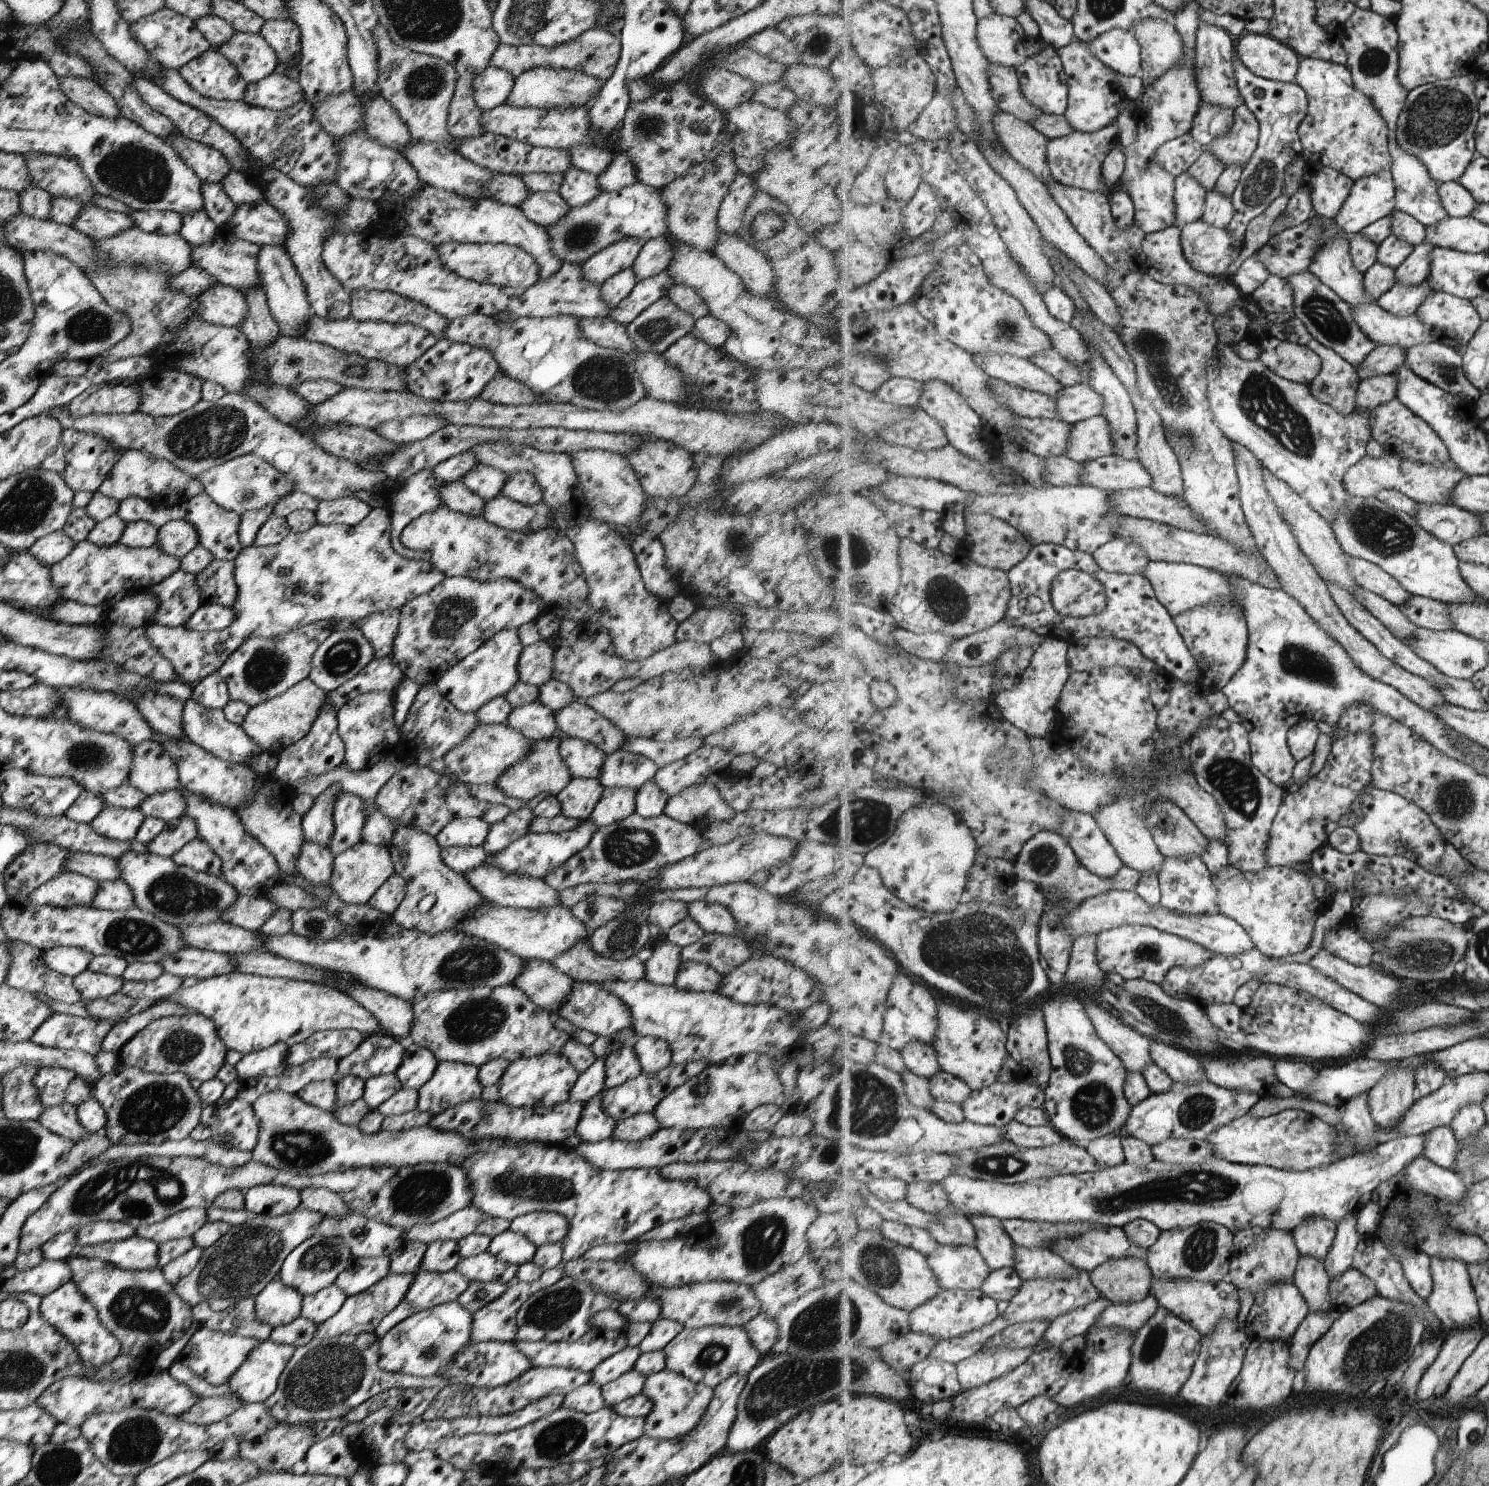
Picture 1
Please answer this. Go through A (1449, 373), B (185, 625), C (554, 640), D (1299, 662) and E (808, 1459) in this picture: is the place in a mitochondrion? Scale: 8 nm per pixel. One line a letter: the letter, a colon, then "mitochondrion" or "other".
A: mitochondrion
B: other
C: other
D: mitochondrion
E: other

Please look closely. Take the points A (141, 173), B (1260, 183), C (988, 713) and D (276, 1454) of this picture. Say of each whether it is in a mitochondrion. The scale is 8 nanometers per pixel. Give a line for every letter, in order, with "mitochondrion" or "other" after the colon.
A: mitochondrion
B: mitochondrion
C: other
D: mitochondrion

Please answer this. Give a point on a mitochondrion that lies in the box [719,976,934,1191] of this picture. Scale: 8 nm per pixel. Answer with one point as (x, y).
(870, 1109)

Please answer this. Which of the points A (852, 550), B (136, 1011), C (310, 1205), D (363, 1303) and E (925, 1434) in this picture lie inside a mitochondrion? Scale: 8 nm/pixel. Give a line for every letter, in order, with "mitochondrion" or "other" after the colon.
A: mitochondrion
B: other
C: other
D: other
E: other

